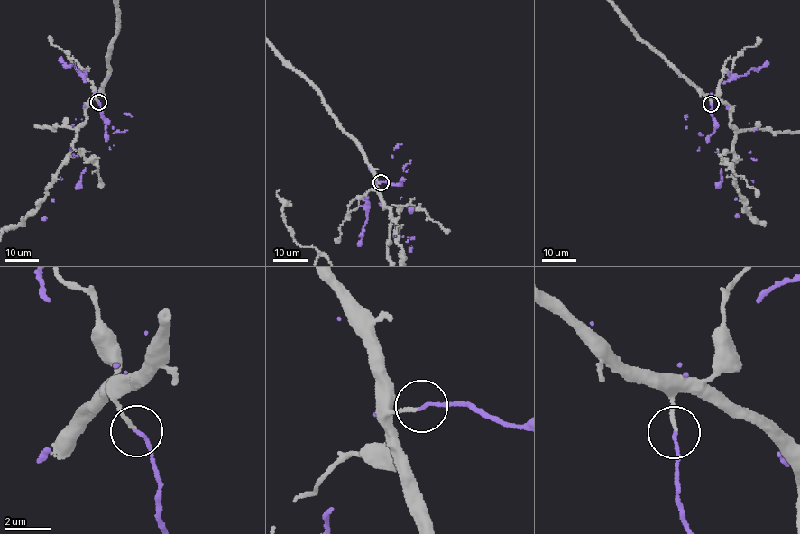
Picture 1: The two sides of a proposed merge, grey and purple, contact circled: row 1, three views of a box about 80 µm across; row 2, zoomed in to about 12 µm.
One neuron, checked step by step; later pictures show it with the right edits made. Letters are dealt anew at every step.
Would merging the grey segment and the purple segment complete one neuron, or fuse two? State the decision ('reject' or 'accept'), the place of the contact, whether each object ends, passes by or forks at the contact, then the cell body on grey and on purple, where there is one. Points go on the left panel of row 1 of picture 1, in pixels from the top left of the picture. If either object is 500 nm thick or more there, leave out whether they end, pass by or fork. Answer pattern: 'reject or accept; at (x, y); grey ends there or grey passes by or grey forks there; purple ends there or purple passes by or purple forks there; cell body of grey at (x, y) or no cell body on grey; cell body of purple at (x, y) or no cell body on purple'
reject; at (98, 102); grey ends there; purple ends there; no cell body on grey; no cell body on purple

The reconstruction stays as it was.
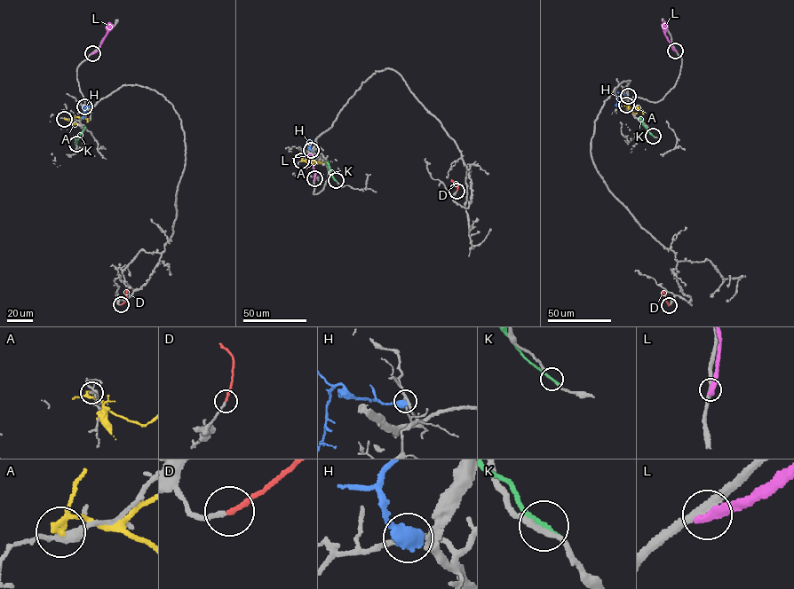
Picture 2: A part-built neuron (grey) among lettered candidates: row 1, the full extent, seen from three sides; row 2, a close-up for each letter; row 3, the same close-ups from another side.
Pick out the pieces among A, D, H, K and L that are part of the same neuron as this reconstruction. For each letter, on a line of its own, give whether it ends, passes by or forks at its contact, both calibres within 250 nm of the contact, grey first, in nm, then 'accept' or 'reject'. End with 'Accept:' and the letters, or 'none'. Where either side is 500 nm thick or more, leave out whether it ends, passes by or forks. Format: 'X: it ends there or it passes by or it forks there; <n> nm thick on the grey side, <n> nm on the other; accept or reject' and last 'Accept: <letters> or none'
A: it passes by; 320 nm thick on the grey side, 200 nm on the other; reject
D: it ends there; 190 nm thick on the grey side, 200 nm on the other; accept
H: 200 nm thick on the grey side, 700 nm on the other; reject
K: it ends there; 200 nm thick on the grey side, 260 nm on the other; reject
L: it ends there; 360 nm thick on the grey side, 420 nm on the other; reject
Accept: D

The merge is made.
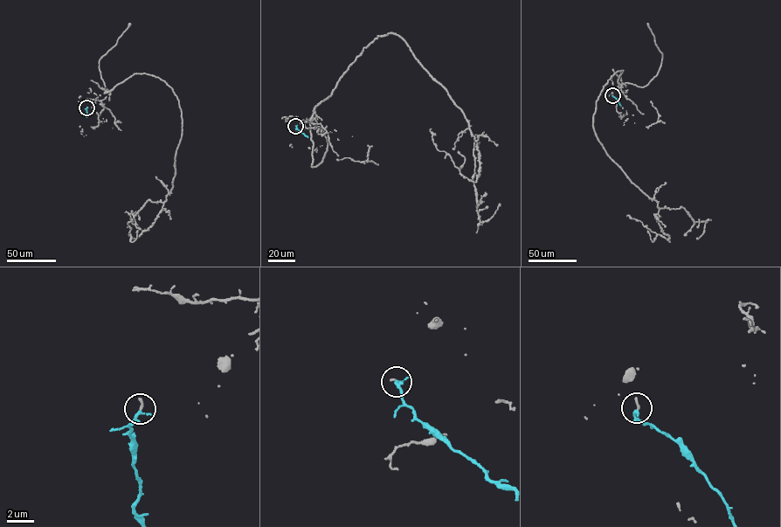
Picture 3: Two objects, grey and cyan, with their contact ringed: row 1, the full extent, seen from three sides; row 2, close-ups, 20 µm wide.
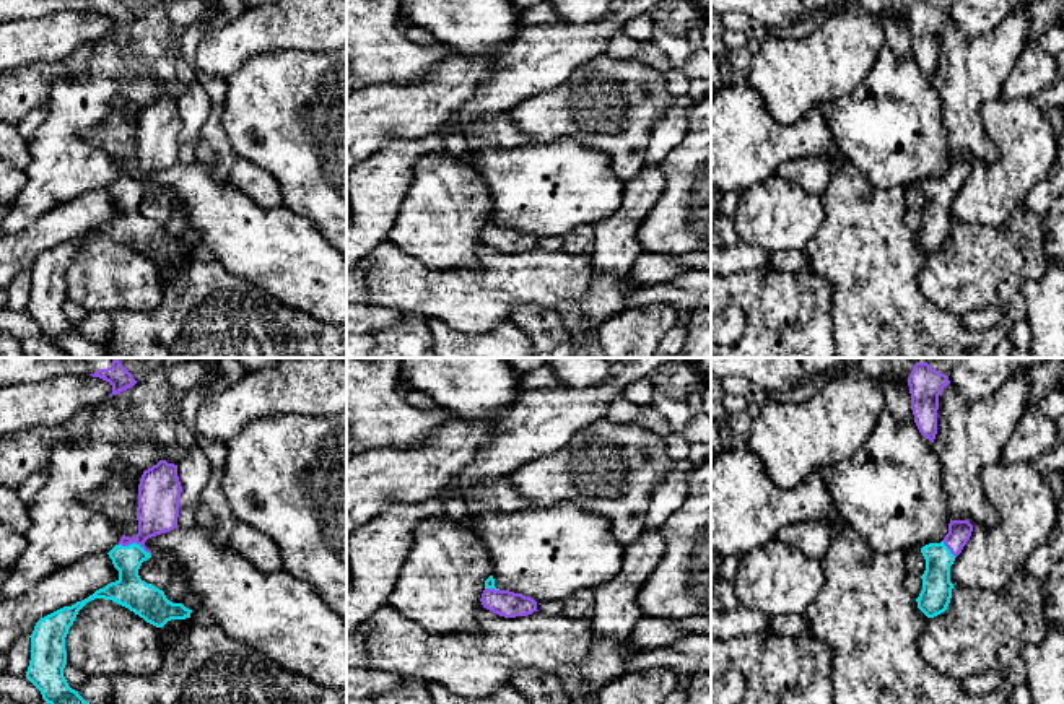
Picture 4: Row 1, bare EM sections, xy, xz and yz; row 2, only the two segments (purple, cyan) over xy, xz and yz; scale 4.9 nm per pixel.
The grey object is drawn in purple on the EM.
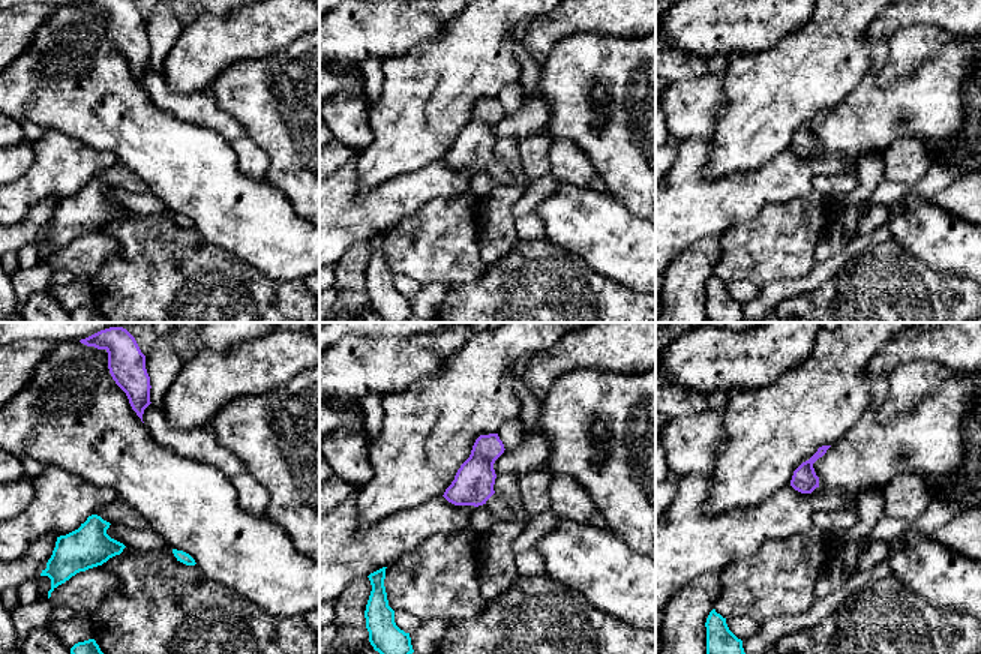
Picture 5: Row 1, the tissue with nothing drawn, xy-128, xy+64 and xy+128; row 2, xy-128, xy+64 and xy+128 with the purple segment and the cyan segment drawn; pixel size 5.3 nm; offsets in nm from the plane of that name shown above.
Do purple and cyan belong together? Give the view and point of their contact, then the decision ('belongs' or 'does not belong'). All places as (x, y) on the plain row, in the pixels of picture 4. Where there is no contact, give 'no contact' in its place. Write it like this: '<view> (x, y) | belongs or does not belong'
xy (135, 178) | belongs

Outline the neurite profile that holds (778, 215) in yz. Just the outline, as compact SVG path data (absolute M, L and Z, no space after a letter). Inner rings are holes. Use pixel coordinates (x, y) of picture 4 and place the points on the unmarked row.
M778 176L740 193L734 216L740 242L770 254L804 250L823 221L822 197Z

